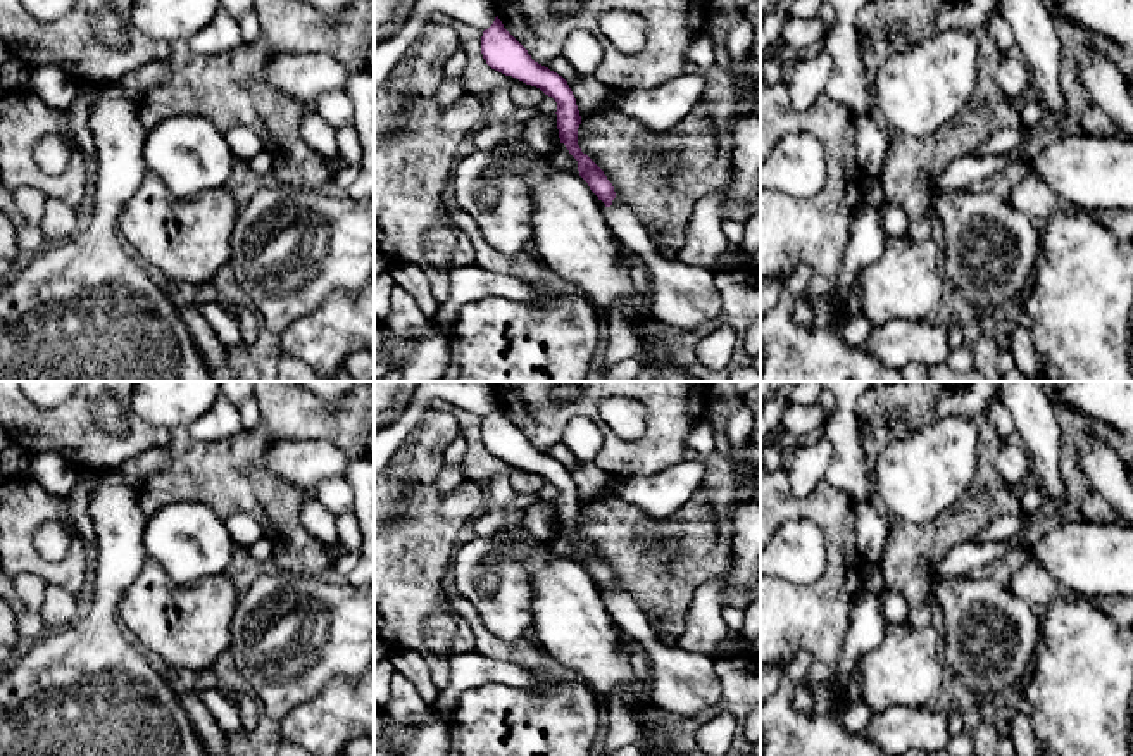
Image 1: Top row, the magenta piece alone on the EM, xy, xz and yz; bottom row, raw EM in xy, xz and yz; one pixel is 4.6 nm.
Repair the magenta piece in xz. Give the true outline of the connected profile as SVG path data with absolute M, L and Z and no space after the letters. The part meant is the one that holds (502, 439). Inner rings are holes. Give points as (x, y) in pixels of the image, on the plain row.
M498 402L483 418L481 440L491 456L536 473L557 488L555 501L560 530L578 547L579 563L598 583L614 623L626 635L638 640L648 658L647 682L655 708L690 718L721 704L723 685L714 670L716 658L664 644L652 628L645 611L616 583L614 573L604 558L581 539L578 532L581 502L567 468L535 449L528 437L504 414Z

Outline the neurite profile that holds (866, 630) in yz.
M861 590L850 606L850 625L843 635L838 663L831 682L835 692L845 699L857 661L876 649L885 637L886 621L879 592Z

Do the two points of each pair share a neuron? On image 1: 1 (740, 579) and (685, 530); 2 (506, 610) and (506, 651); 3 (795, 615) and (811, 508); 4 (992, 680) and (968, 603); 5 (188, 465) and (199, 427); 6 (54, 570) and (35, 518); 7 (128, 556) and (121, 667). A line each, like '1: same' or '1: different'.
1: different
2: different
3: same
4: same
5: different
6: same
7: same

